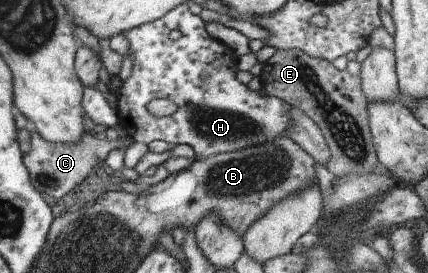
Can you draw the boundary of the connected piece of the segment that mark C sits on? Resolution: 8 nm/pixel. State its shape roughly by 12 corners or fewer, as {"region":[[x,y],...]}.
{"region":[[27,125],[23,165],[35,191],[59,199],[129,137],[47,143]]}

